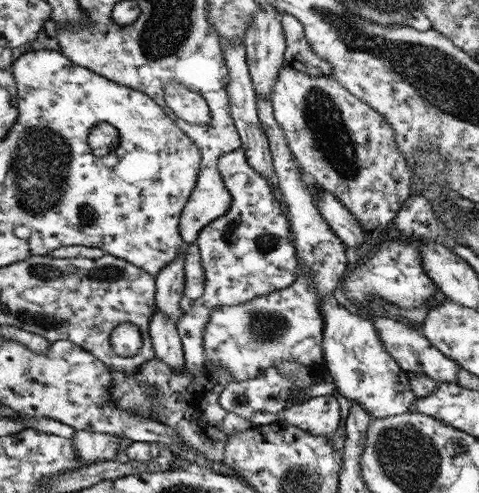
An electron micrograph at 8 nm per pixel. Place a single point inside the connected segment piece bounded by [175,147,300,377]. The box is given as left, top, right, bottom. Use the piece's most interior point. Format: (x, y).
(249, 252)

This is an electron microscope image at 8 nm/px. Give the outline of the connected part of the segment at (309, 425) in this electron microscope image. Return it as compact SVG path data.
M334 395L310 397L278 413L280 422L324 435L327 439L333 436L340 422L340 404Z

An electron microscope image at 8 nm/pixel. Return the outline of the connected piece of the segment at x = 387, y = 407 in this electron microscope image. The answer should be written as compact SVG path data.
M326 295L321 300L321 315L324 319L323 353L325 368L328 369L329 374L334 379L334 385L338 388L339 393L350 402L355 402L367 410L372 420L396 416L405 412L416 412L415 400L417 396L410 390L409 374L402 370L386 352L372 321L349 312L336 301L334 295Z

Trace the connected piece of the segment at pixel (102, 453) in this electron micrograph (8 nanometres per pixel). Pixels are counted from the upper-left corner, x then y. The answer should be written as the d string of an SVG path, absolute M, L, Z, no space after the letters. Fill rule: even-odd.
M76 431L71 438L79 461L92 464L116 460L116 449L122 436L90 431Z

